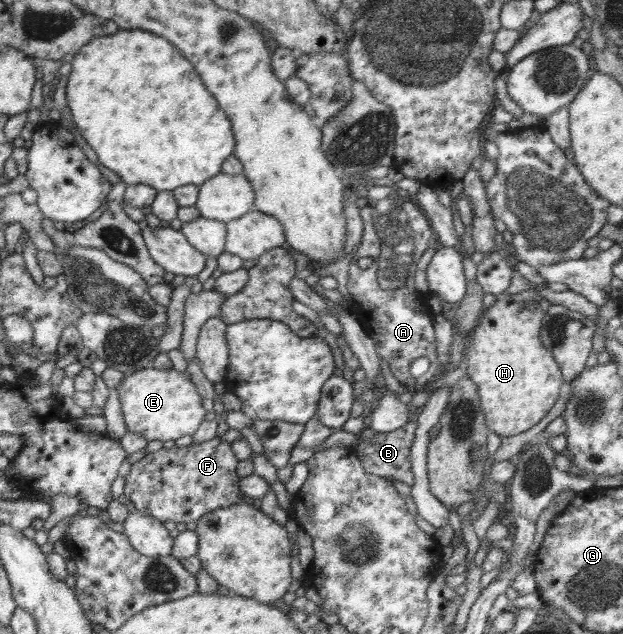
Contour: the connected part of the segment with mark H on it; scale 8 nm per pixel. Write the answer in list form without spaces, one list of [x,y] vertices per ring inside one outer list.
[[[531,289],[499,297],[481,314],[471,333],[466,373],[477,384],[486,425],[500,437],[533,428],[566,390],[561,367],[539,338],[543,316],[551,305]]]

